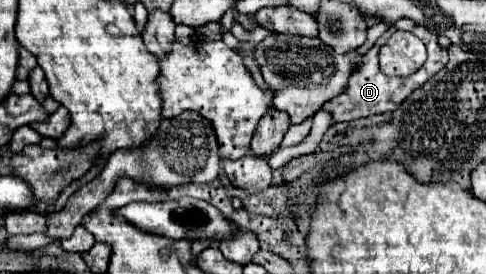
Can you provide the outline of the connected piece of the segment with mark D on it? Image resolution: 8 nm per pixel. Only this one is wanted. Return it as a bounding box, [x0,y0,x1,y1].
[322,21,448,123]

